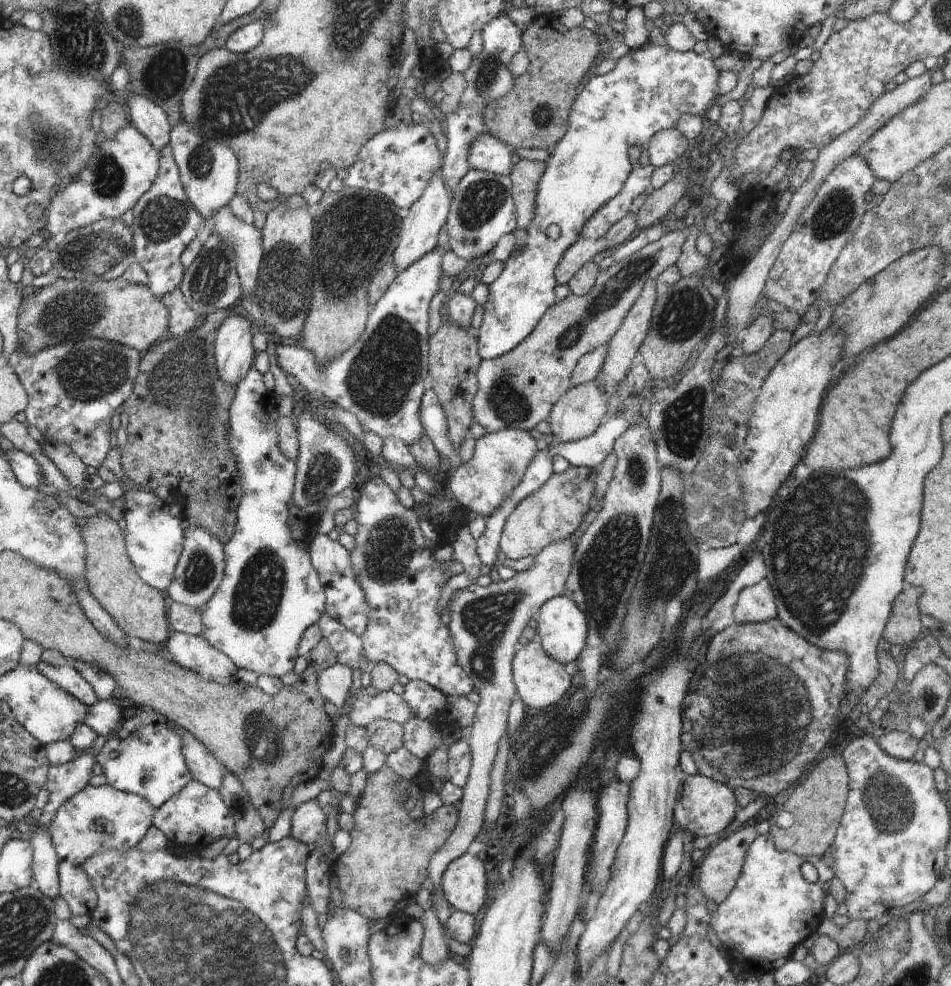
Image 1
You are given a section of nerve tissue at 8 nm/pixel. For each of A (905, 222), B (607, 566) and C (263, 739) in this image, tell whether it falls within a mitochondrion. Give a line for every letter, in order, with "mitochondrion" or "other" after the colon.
A: other
B: mitochondrion
C: mitochondrion

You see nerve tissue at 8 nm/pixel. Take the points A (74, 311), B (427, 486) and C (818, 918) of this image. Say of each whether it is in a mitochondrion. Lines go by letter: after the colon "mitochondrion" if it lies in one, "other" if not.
A: mitochondrion
B: other
C: other

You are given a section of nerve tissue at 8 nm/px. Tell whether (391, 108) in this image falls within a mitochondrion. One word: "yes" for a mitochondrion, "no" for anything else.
no

